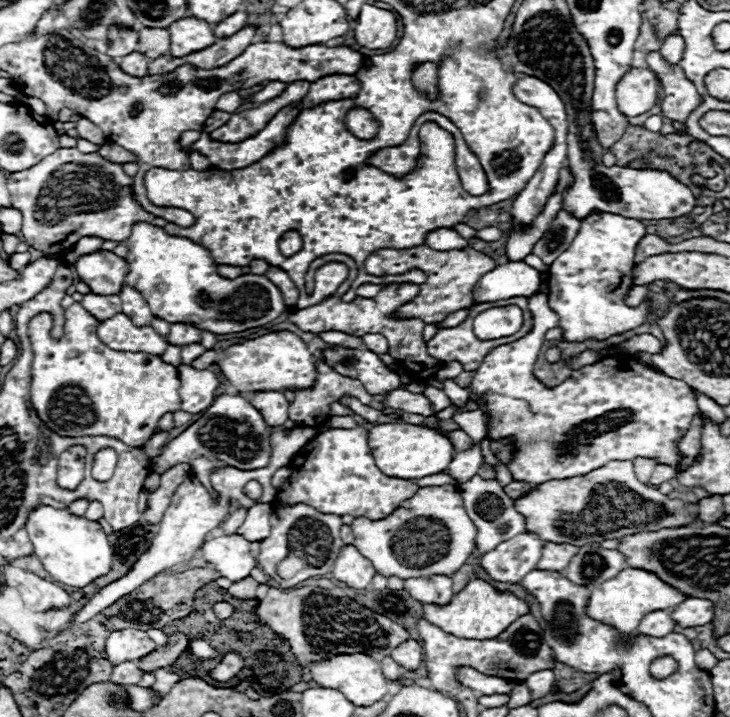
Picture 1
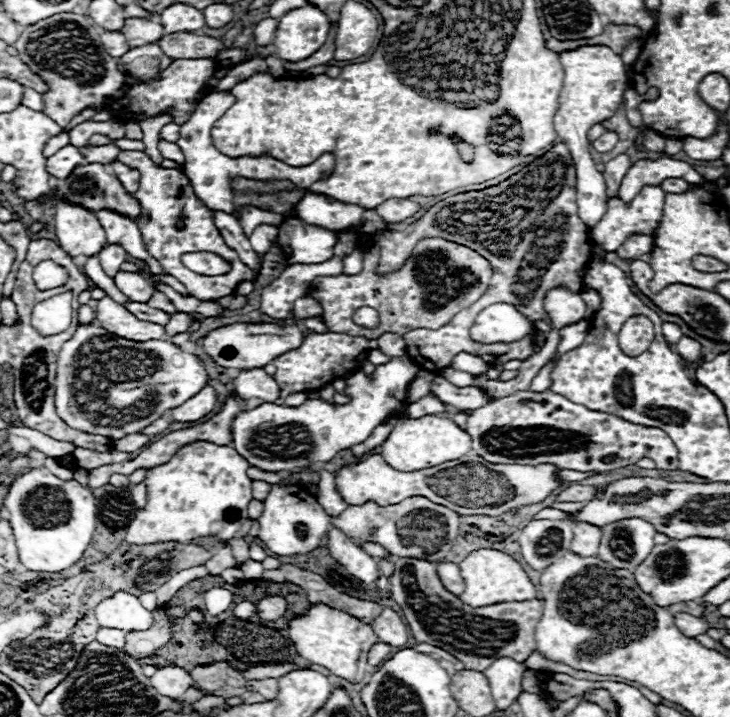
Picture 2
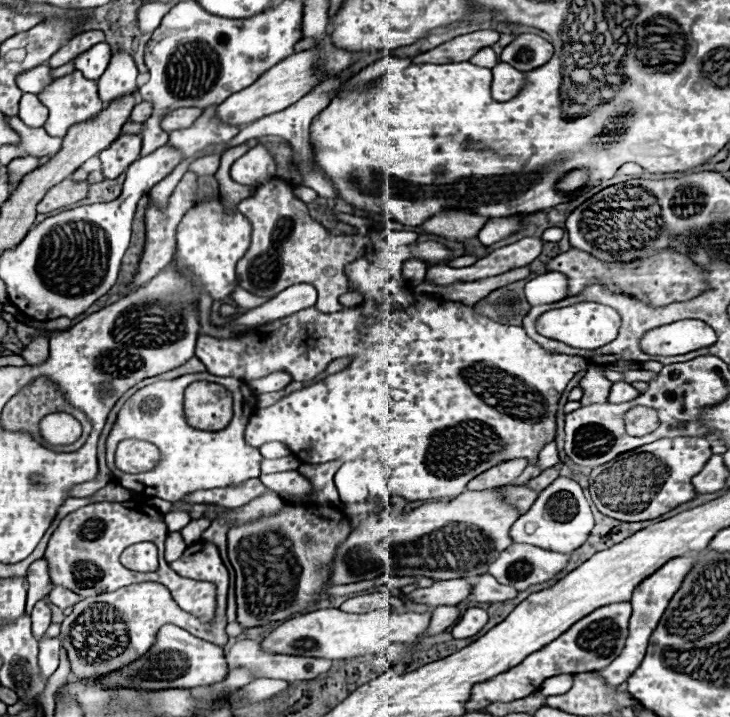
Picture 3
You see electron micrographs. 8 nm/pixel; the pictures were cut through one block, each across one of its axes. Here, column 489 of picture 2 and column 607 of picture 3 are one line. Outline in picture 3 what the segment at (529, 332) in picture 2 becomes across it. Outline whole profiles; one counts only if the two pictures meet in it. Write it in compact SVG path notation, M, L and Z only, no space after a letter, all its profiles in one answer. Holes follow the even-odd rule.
M580 302L574 306L558 308L558 312L554 312L554 314L564 324L552 324L550 318L538 318L536 328L540 334L554 332L552 330L554 326L574 328L574 332L564 332L570 336L554 338L554 340L560 340L568 346L584 348L584 350L596 350L596 348L612 342L618 336L620 316L616 314L616 310L612 310L608 306L594 304L594 302Z

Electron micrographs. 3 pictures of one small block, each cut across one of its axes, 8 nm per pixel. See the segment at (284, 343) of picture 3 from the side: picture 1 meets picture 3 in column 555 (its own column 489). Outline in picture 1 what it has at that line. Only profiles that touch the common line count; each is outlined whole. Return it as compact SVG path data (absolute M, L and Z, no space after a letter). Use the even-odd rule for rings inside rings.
M536 294L528 300L528 308L534 318L534 328L520 340L512 344L504 344L494 348L486 360L480 364L472 378L472 388L460 388L454 382L444 382L444 392L450 402L458 408L464 408L472 394L480 396L486 404L484 412L488 414L488 436L496 442L512 440L516 454L512 456L508 470L512 478L526 484L542 484L546 480L564 480L572 476L584 476L610 460L632 460L632 458L658 458L662 464L678 466L678 448L676 440L680 440L690 420L696 412L694 390L682 382L660 374L650 366L640 366L634 358L618 360L604 358L596 364L584 366L572 374L572 378L564 380L560 386L546 388L534 376L534 364L538 360L544 334L550 328L558 326L558 314L550 308L546 294Z

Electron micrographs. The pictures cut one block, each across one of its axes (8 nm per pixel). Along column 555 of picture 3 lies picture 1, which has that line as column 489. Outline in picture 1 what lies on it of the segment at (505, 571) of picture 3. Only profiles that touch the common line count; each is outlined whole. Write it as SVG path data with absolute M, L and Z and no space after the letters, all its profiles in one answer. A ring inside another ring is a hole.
M518 534L498 544L480 558L480 566L496 582L518 582L526 572L536 570L542 552L542 540L536 534Z

